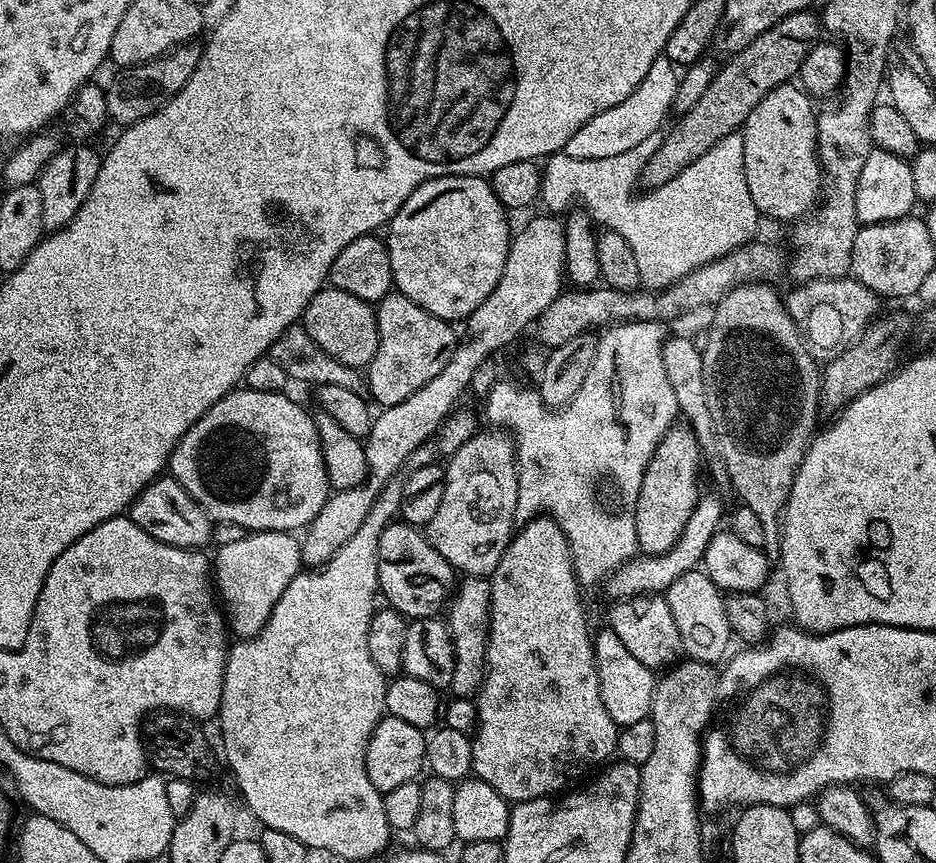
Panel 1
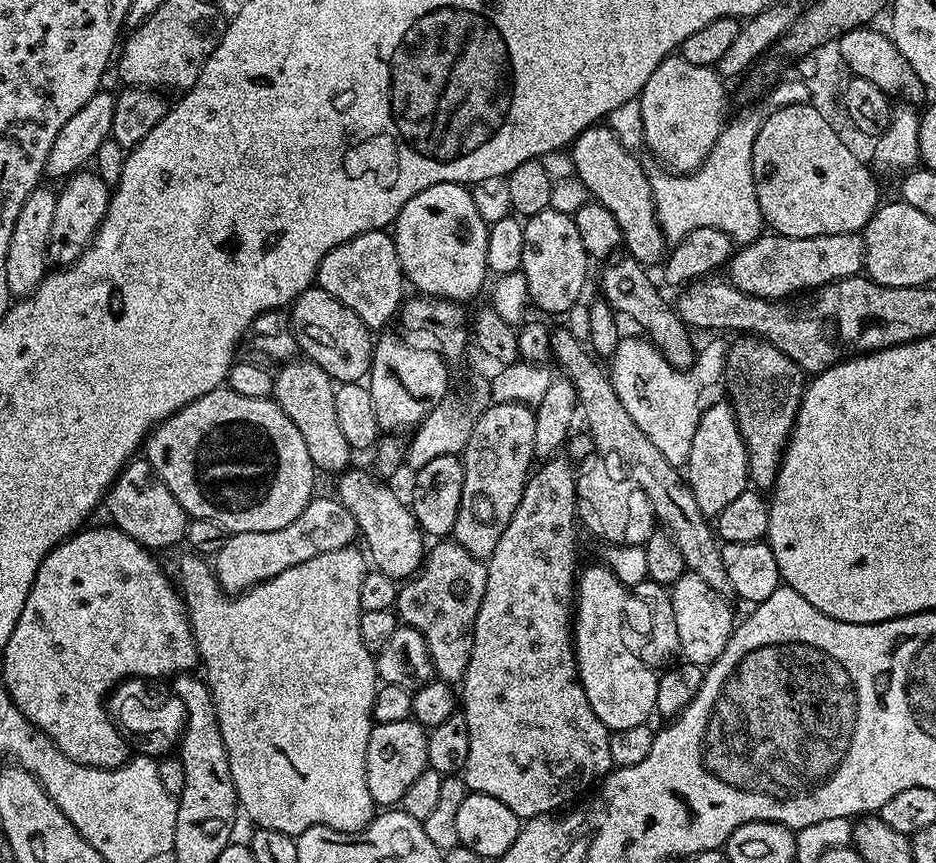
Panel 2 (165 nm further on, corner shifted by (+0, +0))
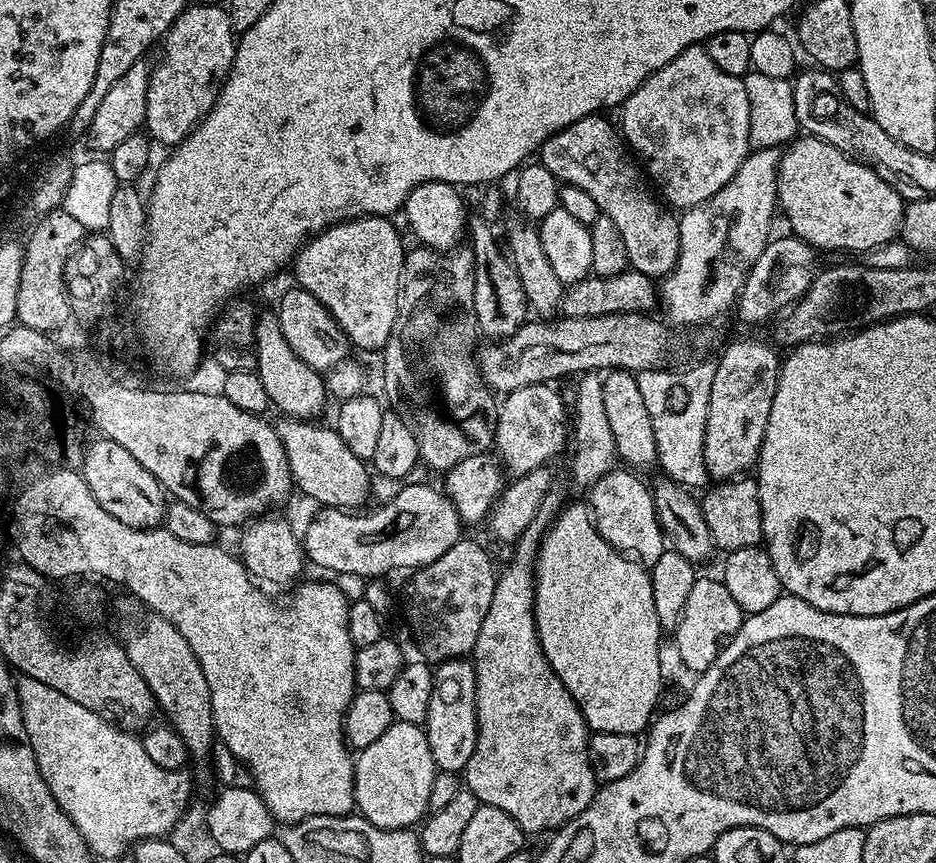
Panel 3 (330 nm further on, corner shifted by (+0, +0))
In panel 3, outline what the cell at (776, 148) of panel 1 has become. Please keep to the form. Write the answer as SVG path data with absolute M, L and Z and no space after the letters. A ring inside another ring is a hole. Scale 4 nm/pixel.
M807 134L793 139L783 149L780 170L776 176L776 199L779 211L788 219L791 235L797 236L817 250L829 248L832 252L863 254L871 248L893 243L904 221L906 202L873 168L853 160L842 150L830 146L825 140Z

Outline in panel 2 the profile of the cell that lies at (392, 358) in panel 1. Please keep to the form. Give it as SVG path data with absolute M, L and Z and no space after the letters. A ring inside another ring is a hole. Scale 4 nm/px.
M384 336L381 340L379 337L375 341L372 350L370 375L366 380L366 385L368 384L367 403L374 410L374 418L378 418L378 426L381 433L400 434L403 428L408 428L408 430L415 429L449 395L449 365L440 353L433 352L427 347L424 348L415 348L414 345L407 344L400 336Z

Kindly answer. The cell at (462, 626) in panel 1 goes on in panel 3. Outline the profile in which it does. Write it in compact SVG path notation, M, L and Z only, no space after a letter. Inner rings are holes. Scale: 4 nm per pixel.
M464 538L457 539L440 558L409 575L412 577L404 588L404 616L417 646L424 651L425 661L458 660L471 653L478 642L478 630L482 630L482 618L490 610L497 575L491 554L482 545Z

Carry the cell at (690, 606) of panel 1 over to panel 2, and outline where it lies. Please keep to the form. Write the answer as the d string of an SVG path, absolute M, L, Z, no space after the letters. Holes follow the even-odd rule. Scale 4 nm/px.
M685 571L684 576L670 586L670 591L674 606L674 622L678 622L678 642L683 659L689 664L713 664L718 654L726 650L728 639L734 631L729 599L718 594L718 590L714 590L714 586L710 586L703 578L698 578L698 574L689 571Z

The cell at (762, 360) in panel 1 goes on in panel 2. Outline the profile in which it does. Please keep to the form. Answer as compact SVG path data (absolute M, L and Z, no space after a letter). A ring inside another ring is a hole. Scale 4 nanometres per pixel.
M754 336L739 337L732 346L729 345L725 353L724 383L730 394L729 403L735 414L736 425L742 434L748 454L749 479L759 489L771 489L776 482L780 464L783 460L783 451L787 447L788 437L796 422L797 410L801 404L806 387L806 376L803 369L790 358L786 358L781 351L772 344Z

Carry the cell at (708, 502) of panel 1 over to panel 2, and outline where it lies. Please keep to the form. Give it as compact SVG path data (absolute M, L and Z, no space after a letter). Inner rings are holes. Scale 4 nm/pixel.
M728 402L712 404L703 409L694 430L694 442L686 465L686 483L698 502L698 510L707 518L727 513L736 504L738 494L749 487L748 454L735 414ZM688 471L688 472L687 472Z

